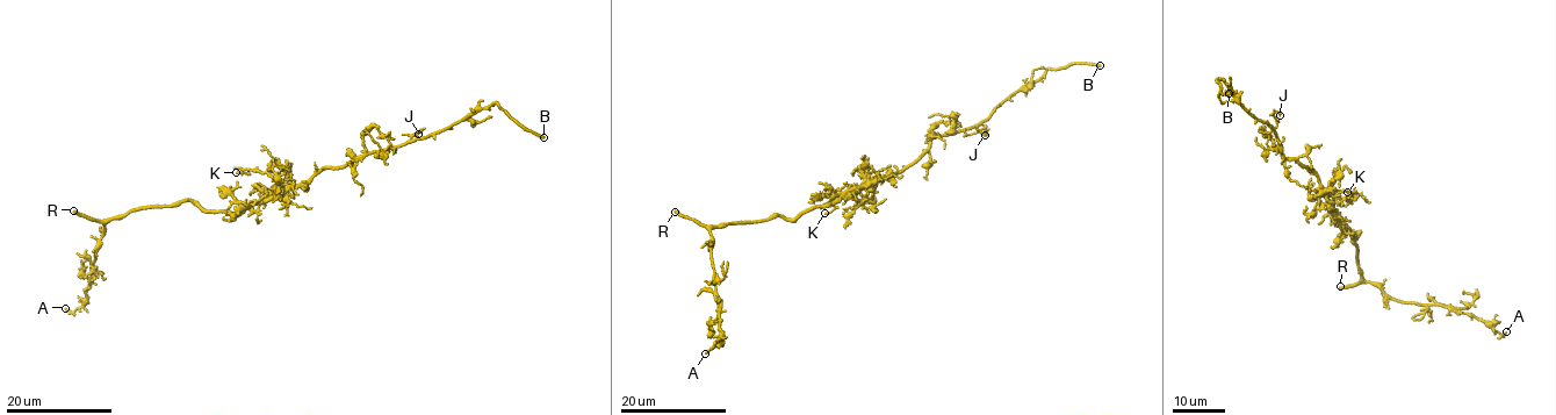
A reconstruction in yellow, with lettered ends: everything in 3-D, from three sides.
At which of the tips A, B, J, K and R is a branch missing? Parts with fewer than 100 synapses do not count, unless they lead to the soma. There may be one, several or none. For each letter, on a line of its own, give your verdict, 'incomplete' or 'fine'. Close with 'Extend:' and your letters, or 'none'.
A: fine
B: incomplete
J: fine
K: fine
R: incomplete
Extend: B, R

